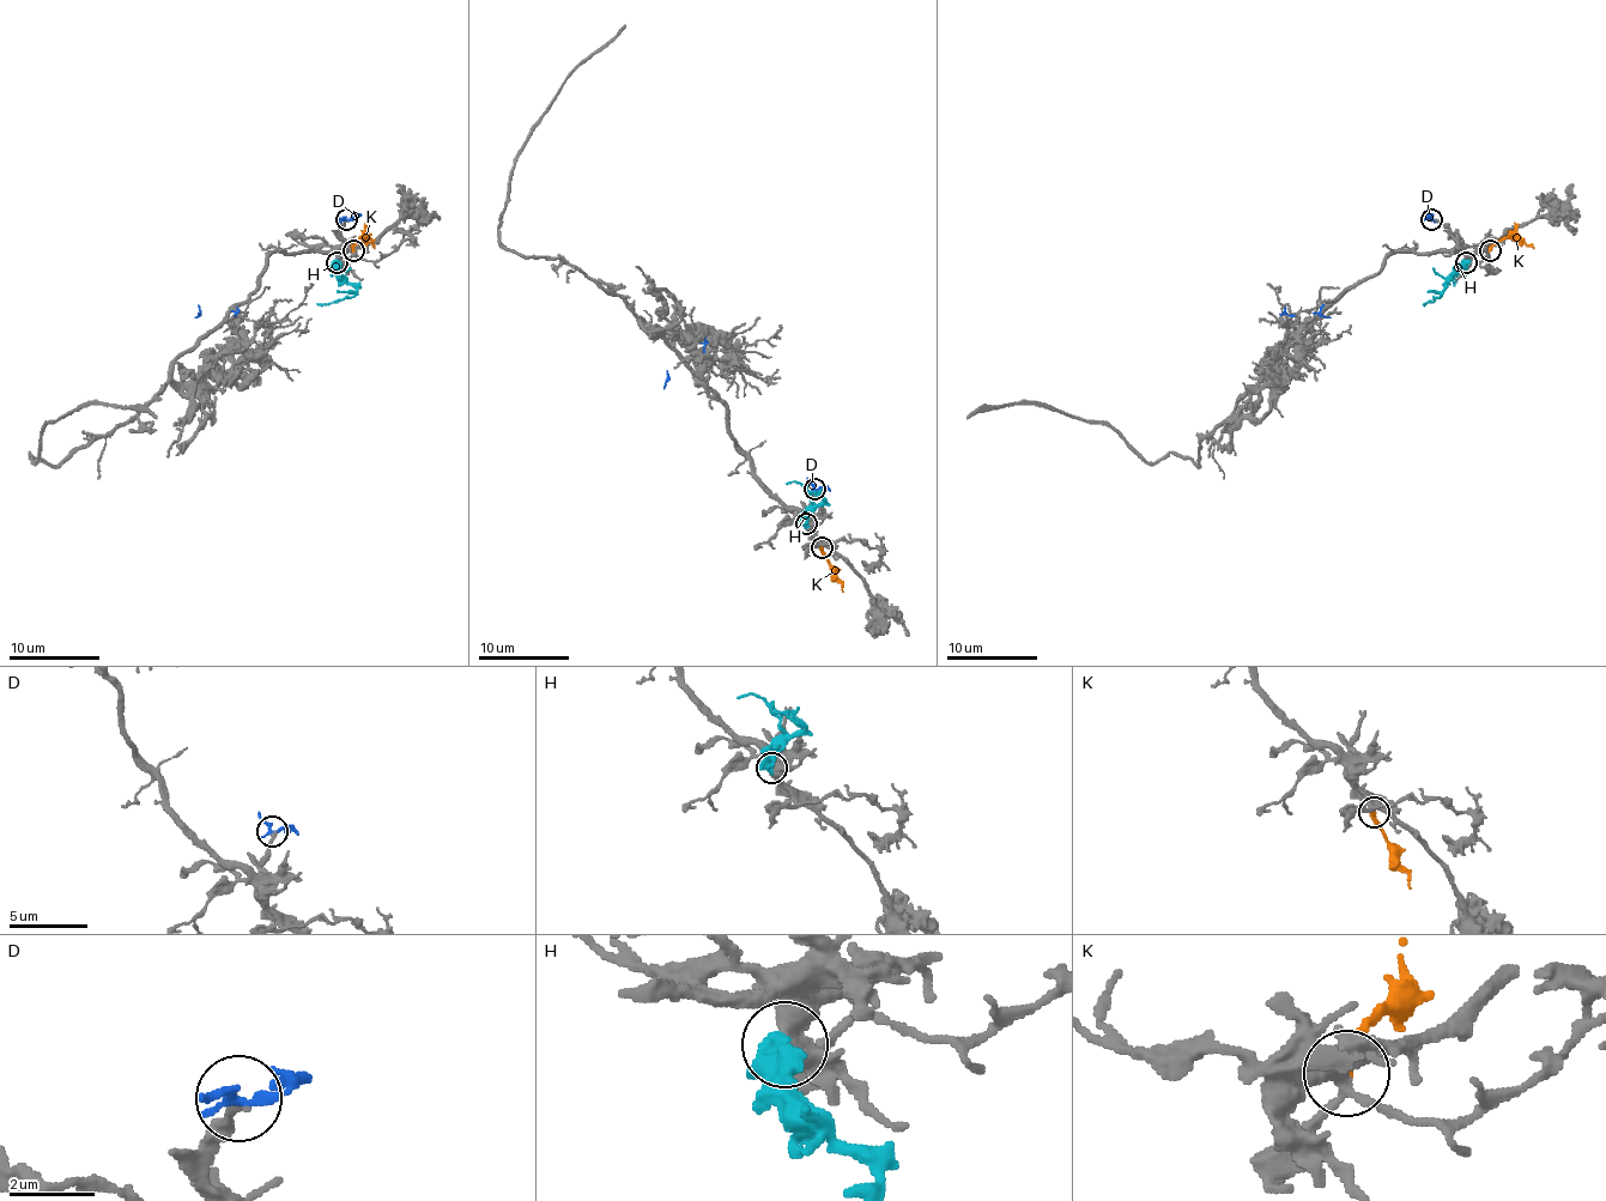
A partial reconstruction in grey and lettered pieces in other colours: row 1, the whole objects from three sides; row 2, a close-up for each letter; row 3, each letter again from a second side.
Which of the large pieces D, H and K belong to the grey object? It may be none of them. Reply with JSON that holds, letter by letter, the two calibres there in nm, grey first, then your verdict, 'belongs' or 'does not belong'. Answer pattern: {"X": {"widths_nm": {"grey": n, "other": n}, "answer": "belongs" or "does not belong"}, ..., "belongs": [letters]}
{"D": {"widths_nm": {"grey": 220, "other": 200}, "answer": "does not belong"}, "H": {"widths_nm": {"grey": 460, "other": 700}, "answer": "does not belong"}, "K": {"widths_nm": {"grey": 360, "other": 260}, "answer": "belongs"}, "belongs": ["K"]}

